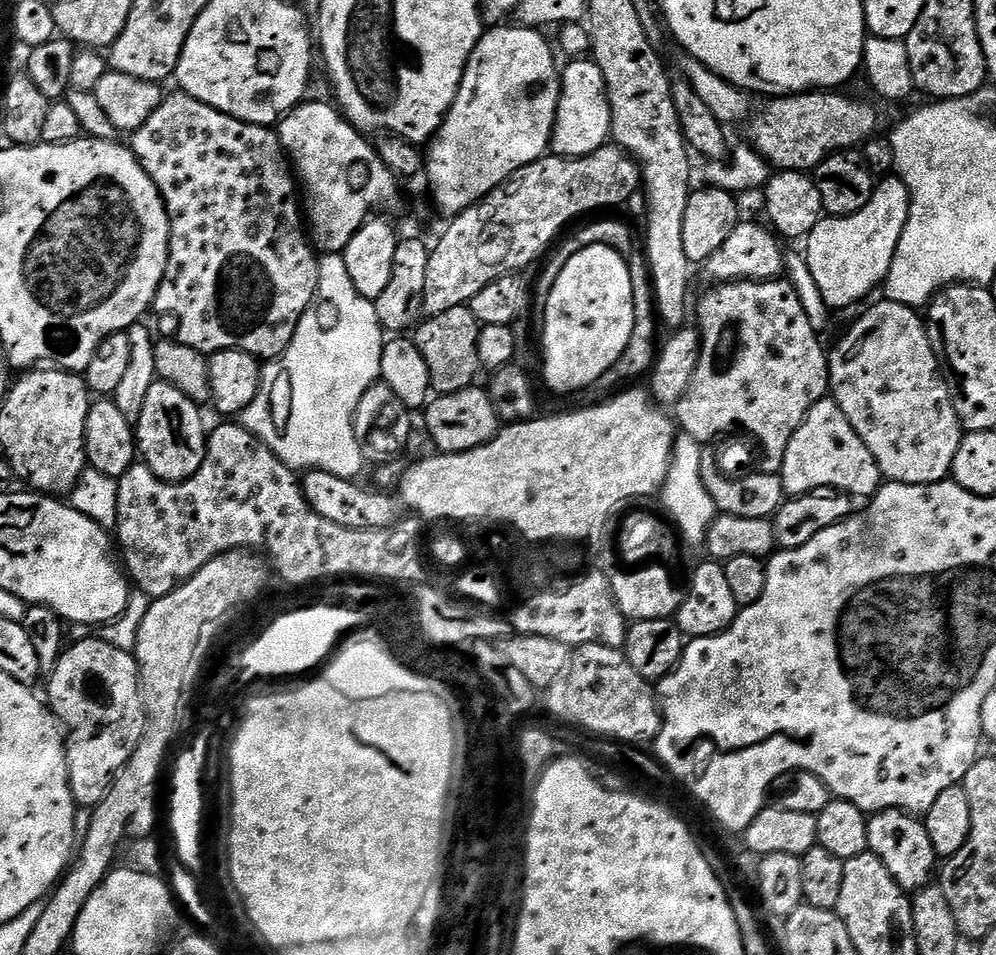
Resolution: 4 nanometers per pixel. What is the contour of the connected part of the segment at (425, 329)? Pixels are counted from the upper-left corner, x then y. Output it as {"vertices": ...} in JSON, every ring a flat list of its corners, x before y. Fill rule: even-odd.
{"vertices":[[465,306,427,317,415,329,414,339,422,358,426,358,426,370,430,370,433,393,441,396,454,394,477,383,476,375,482,372,482,365,478,358,478,338,481,327,478,318,474,318,471,307]]}

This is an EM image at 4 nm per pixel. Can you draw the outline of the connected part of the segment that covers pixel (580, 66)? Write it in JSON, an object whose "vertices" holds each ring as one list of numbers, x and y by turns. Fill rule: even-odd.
{"vertices":[[572,58,560,74,560,101,556,125,552,131,551,151,558,156,585,156,605,147,612,135,612,111,606,90,606,78,591,58]]}

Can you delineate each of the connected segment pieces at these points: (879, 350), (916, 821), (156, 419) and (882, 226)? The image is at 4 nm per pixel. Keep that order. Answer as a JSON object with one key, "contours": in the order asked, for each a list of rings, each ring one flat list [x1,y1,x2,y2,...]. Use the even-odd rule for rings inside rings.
{"contours":[[[881,299,881,304,868,308,852,324,852,329,841,338,836,344,836,349,828,352,828,383,830,385,831,399,838,402,842,414,850,418,850,426,866,442,866,450,874,454,874,462,878,462,878,470,885,481,894,484,940,484,943,480,949,479,954,466,954,458,958,455,958,446,966,435,960,426,960,419,954,410,952,391,948,388,948,382,944,379,942,365,936,359,936,352,932,349,932,339,928,337,928,325,925,317,915,308,907,308,905,304,899,304,893,300]],[[899,808,875,813,869,819,868,846,882,862,882,866,890,870,890,878,894,878,894,882,898,882,898,886,906,894,915,894,921,888,929,887,937,875,938,857,923,819,901,812]],[[155,382,150,386,141,418,134,424,136,446,143,463,159,480,189,480,200,469,208,449,201,405,195,404,172,384]],[[900,180,879,181,875,194,853,216,828,216,821,218,818,226,806,237,808,252,806,259,810,266,810,274,814,274,814,282,818,282,818,290,822,290,822,298,826,298,829,309,848,308,859,300,864,300,872,291,879,289,888,278,888,271,894,262,894,254,898,250,898,242,906,230,906,222,912,213,912,194,909,185]]]}

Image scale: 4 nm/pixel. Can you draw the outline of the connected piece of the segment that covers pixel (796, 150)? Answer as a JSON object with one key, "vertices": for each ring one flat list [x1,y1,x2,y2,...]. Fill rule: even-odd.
{"vertices":[[813,90,799,94,780,94,755,117,754,148,773,169,811,173,836,152,859,149,877,135,880,116,872,104,839,96,836,90]]}

